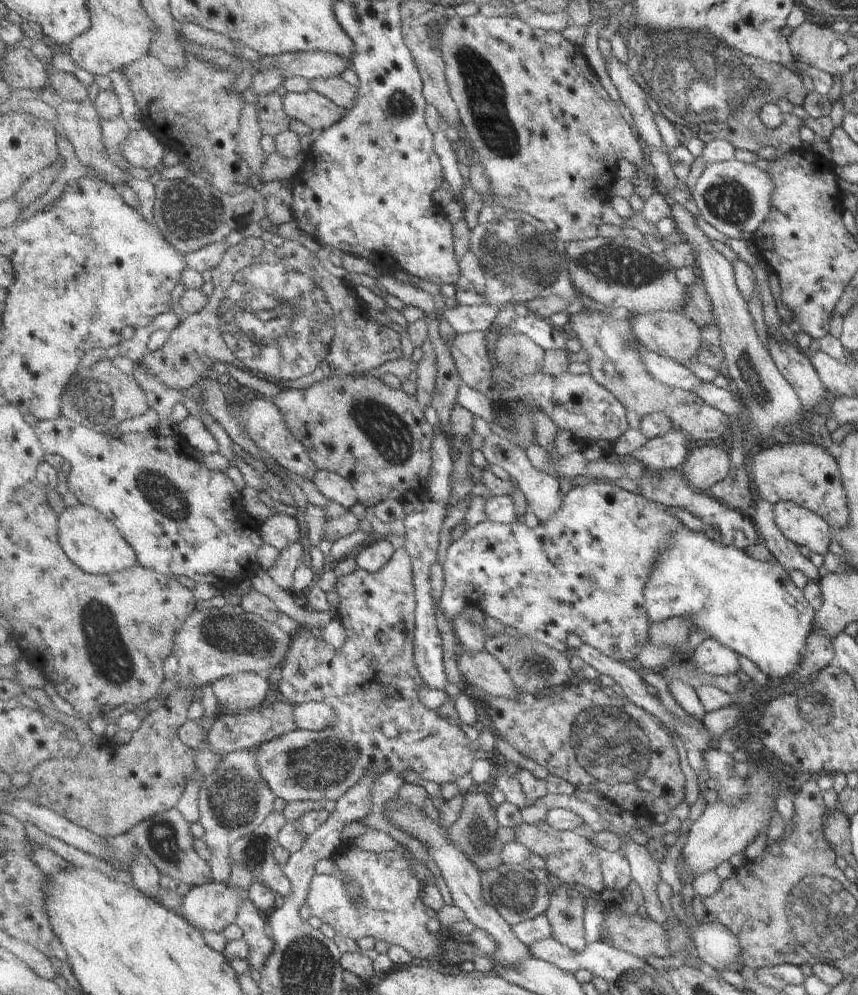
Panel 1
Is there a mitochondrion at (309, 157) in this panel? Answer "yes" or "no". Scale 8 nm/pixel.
no

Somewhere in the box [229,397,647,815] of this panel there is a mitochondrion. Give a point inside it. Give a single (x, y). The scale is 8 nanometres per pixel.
(325, 765)

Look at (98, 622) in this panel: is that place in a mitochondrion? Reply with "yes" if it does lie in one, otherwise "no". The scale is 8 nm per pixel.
yes

